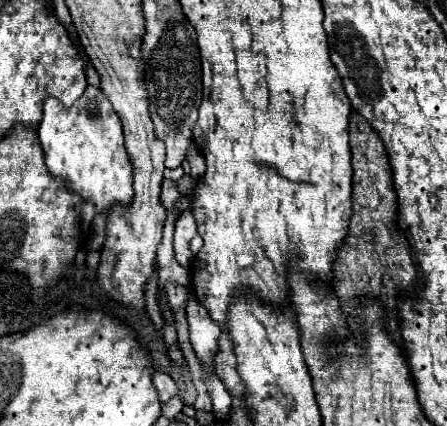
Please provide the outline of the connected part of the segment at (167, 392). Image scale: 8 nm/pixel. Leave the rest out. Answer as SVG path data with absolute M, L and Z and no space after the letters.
M159 370L153 372L153 384L155 384L155 388L157 388L159 398L161 398L163 404L165 404L171 396L175 396L175 394L179 392L177 386L175 386L175 382L173 382L173 378L171 378L169 374L165 374L165 372L159 372Z

